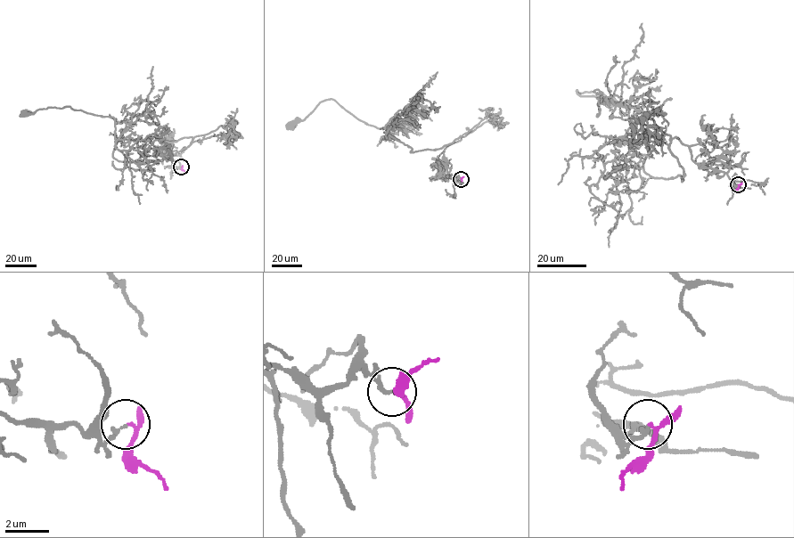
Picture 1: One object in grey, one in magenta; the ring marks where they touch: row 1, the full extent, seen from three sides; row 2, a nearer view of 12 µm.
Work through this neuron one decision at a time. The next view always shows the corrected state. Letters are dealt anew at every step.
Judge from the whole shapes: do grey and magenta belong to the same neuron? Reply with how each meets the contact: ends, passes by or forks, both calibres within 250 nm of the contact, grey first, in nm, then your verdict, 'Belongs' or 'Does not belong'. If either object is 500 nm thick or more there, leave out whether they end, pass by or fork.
At the ring grey ends. At the ring magenta passes by. Thickness 190 nm (grey) against 130 nm. Does not belong

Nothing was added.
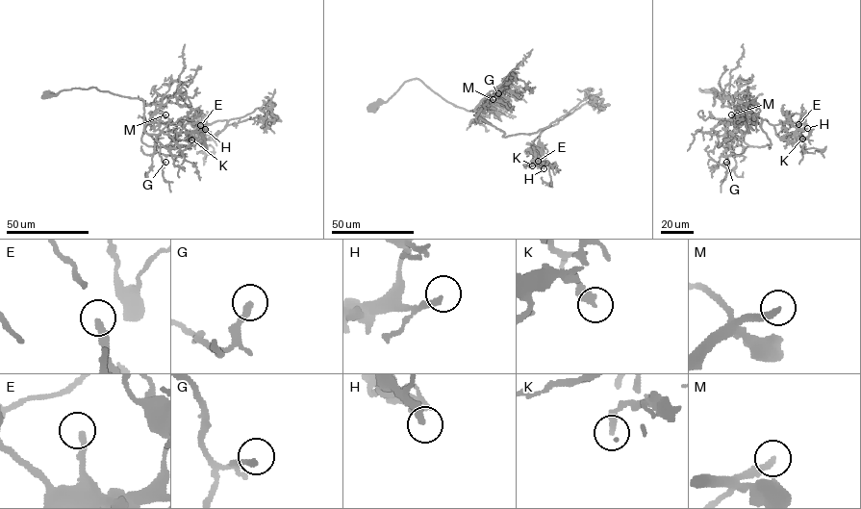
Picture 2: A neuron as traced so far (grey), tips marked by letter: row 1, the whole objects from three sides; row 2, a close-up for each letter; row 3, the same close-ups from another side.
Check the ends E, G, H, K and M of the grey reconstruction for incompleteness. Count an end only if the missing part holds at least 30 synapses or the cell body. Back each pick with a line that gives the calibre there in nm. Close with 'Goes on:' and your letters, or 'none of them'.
M: Thickness 280 nm
Goes on: M

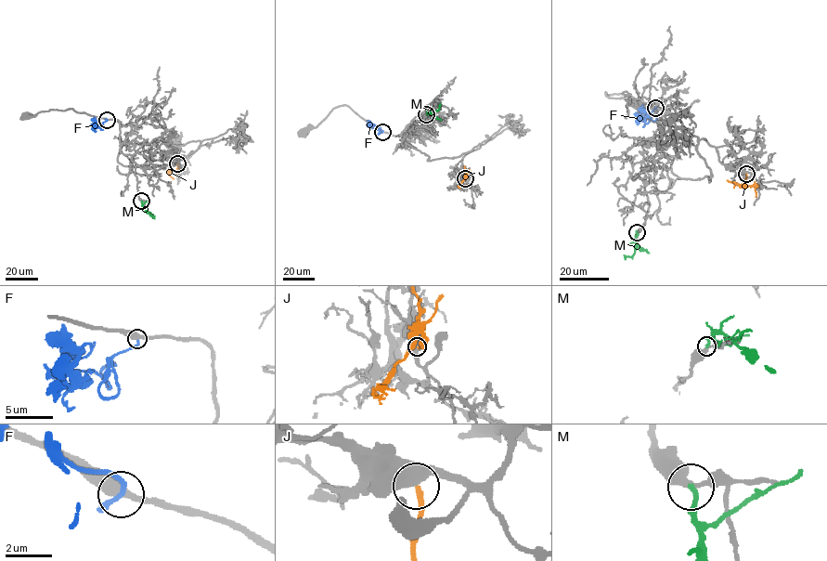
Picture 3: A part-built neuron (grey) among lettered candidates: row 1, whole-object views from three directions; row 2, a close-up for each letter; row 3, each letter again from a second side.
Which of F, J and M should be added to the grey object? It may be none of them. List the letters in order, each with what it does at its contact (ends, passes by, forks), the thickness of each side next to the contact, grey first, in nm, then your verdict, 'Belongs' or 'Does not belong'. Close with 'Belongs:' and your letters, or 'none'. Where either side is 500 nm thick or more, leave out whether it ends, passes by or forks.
F: It ends there. Thickness 440 nm (grey) against 280 nm. Does not belong
J: Thickness 500 nm (grey) against 200 nm. Belongs
M: It ends there. Thickness 340 nm (grey) against 200 nm. Does not belong
Belongs: J

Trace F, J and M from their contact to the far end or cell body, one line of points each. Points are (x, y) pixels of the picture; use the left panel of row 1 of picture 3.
F: (107, 119), (100, 125), (102, 128), (95, 123), (96, 122), (96, 131)
J: (177, 163), (176, 172), (168, 172), (174, 178)
M: (141, 201), (145, 210), (155, 215)

